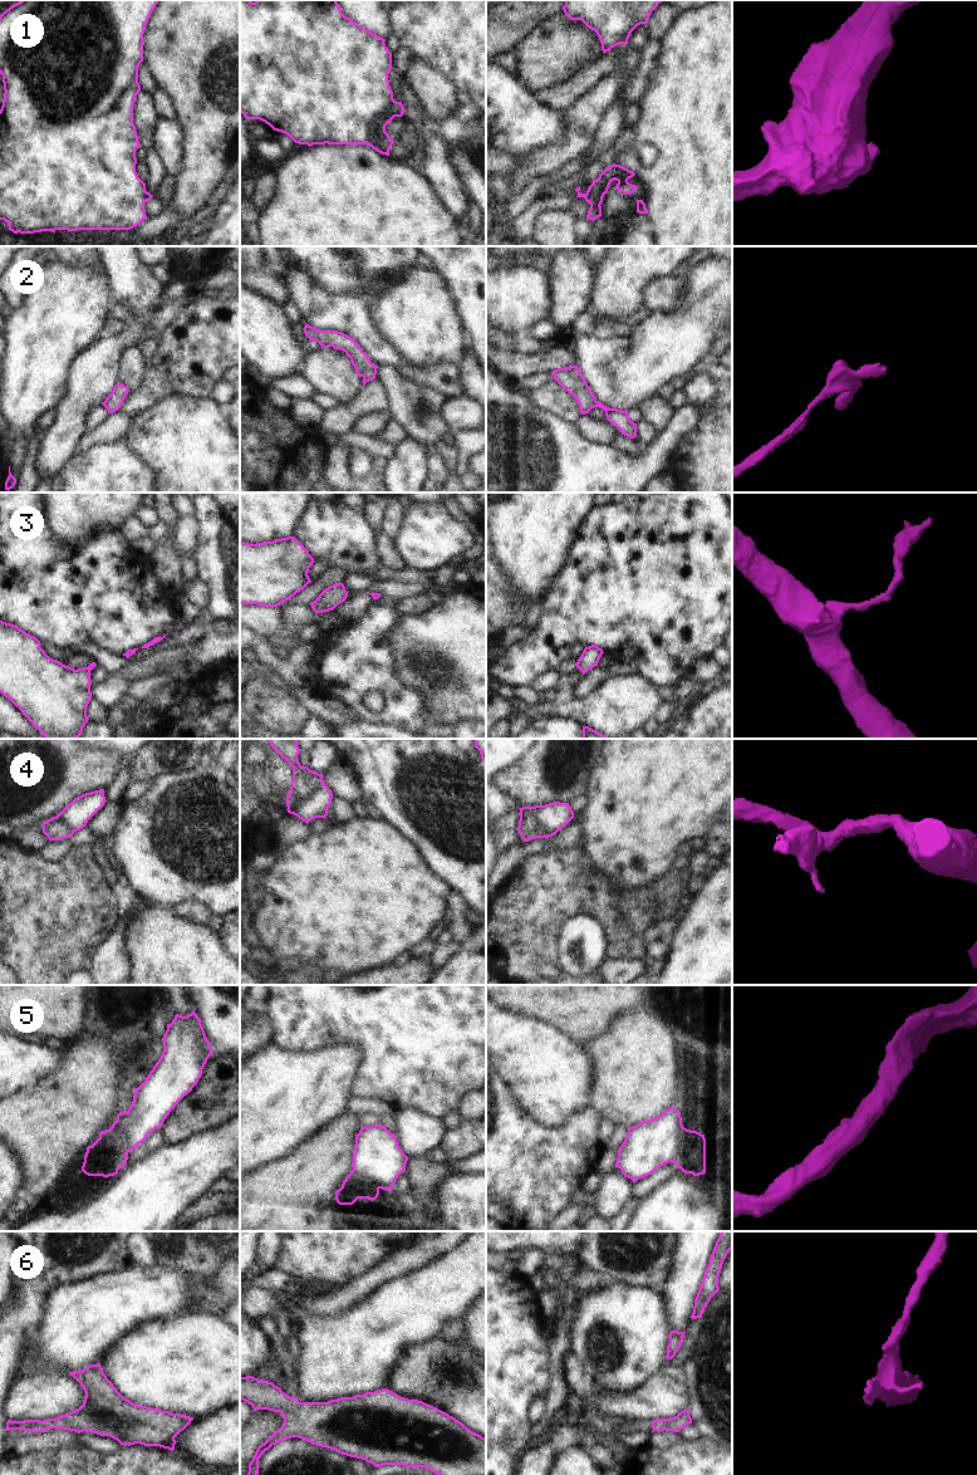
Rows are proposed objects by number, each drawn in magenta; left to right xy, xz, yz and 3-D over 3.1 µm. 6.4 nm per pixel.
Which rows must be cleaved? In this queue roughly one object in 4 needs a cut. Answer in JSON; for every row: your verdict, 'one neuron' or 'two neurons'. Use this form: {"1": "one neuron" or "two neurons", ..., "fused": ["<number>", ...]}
{"1": "two neurons", "2": "one neuron", "3": "one neuron", "4": "two neurons", "5": "one neuron", "6": "one neuron", "fused": ["1", "4"]}

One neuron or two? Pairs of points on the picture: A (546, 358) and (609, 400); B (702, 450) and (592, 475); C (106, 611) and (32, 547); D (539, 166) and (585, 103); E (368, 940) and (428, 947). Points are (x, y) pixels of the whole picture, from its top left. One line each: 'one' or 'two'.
A: two
B: two
C: one
D: one
E: two

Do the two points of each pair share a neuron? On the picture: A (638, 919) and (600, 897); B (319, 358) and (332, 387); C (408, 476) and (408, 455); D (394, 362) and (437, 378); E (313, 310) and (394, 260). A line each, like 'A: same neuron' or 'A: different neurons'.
A: same neuron
B: same neuron
C: same neuron
D: same neuron
E: different neurons

